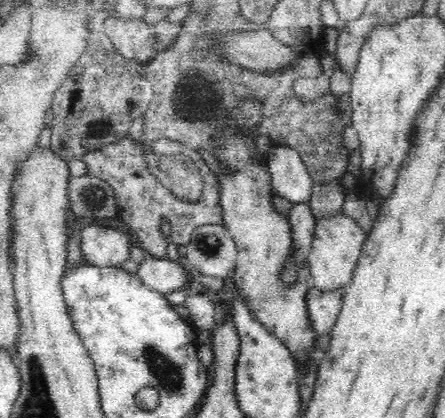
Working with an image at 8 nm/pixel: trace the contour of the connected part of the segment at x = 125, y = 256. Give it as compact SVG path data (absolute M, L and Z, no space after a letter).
M84 224L79 233L80 254L85 264L93 268L108 268L129 263L130 248L135 243L127 232Z

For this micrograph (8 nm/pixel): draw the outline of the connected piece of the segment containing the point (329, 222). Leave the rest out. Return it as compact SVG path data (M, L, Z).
M344 212L318 217L308 256L313 287L320 291L328 291L348 286L366 234L367 232Z

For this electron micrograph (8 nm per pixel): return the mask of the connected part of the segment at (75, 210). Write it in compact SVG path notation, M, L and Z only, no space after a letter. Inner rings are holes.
M94 175L71 177L68 184L69 206L78 223L96 218L118 216L112 185Z

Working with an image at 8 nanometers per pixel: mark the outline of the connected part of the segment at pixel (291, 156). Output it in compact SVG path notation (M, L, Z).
M284 143L267 146L266 151L274 195L288 200L290 204L309 202L314 182L300 153Z

